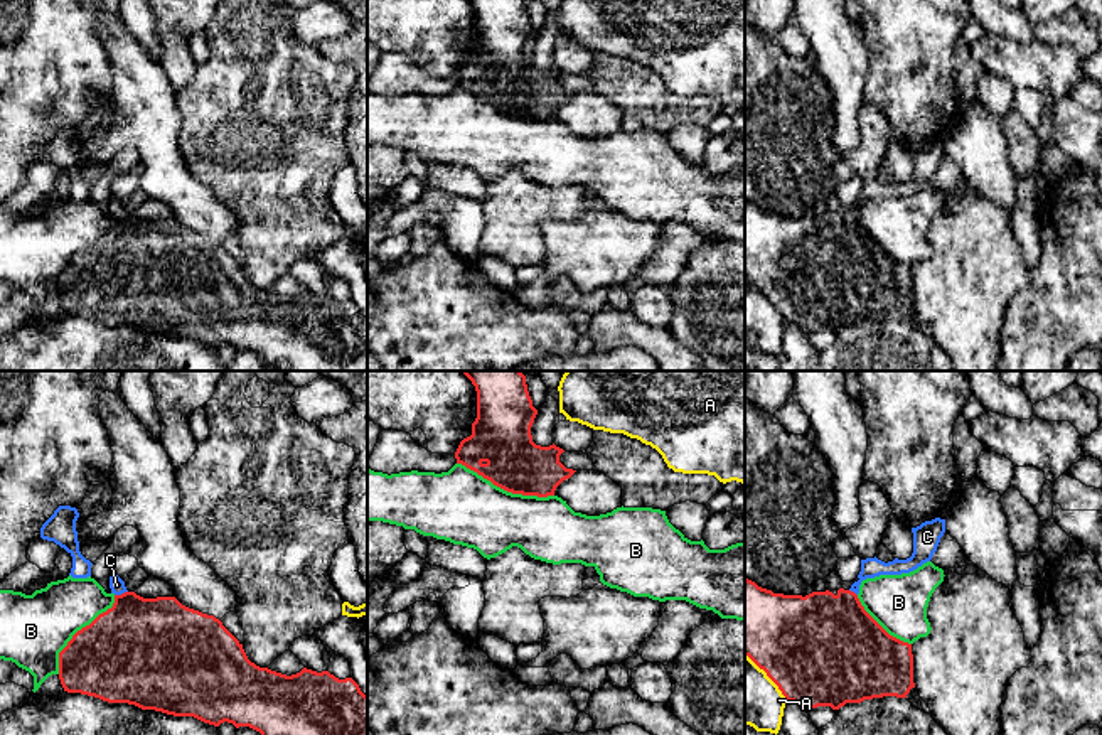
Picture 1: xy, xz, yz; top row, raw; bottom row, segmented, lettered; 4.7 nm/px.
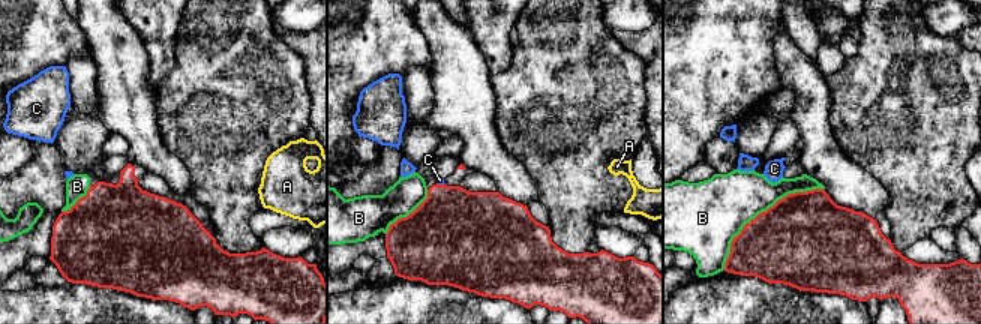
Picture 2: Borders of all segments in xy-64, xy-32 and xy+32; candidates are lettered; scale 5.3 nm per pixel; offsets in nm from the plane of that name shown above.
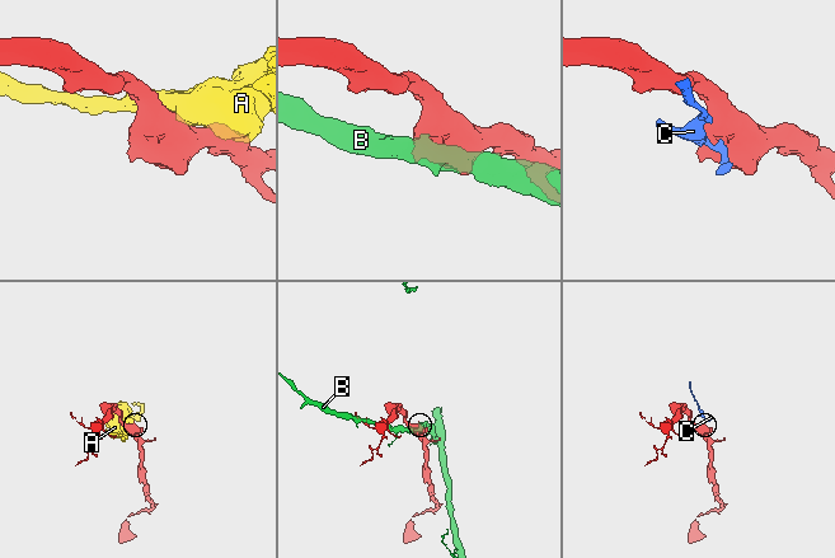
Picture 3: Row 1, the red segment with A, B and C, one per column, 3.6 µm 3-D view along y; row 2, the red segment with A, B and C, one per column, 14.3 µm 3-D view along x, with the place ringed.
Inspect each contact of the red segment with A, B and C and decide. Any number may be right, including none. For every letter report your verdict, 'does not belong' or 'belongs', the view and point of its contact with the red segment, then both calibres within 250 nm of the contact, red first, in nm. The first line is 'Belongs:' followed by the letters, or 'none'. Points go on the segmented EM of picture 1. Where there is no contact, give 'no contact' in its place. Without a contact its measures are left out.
Belongs: none
A: does not belong; meets red in yz at (767, 675); 480 nm thick on the red side, 280 nm on the other
B: does not belong; meets red in xz at (506, 489); 280 nm thick on the red side, 360 nm on the other
C: does not belong; meets red in xy at (122, 594); 440 nm thick on the red side, 70 nm on the other

